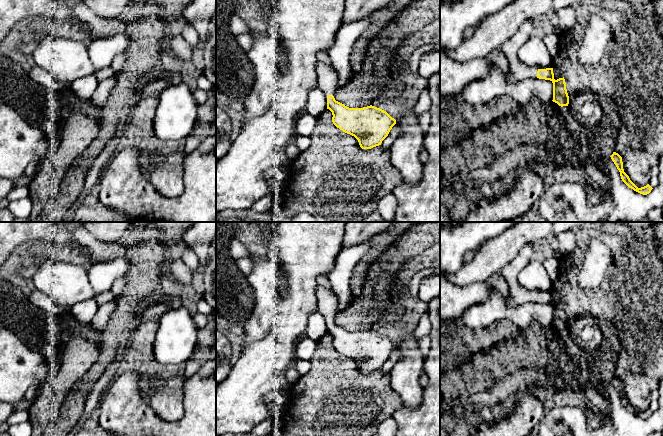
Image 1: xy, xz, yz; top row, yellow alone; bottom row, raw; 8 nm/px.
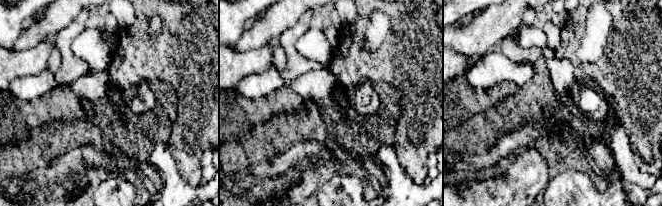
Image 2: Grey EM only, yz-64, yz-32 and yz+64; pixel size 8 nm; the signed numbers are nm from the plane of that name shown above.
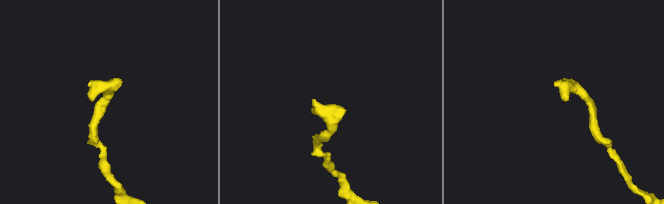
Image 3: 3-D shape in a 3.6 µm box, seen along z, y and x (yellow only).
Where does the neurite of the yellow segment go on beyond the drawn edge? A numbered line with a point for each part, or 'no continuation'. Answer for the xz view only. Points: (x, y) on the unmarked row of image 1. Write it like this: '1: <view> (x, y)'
1: xz (326, 299)

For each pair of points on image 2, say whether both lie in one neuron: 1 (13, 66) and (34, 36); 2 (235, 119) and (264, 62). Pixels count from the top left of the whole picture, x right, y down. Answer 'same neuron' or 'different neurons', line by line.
1: different neurons
2: different neurons

